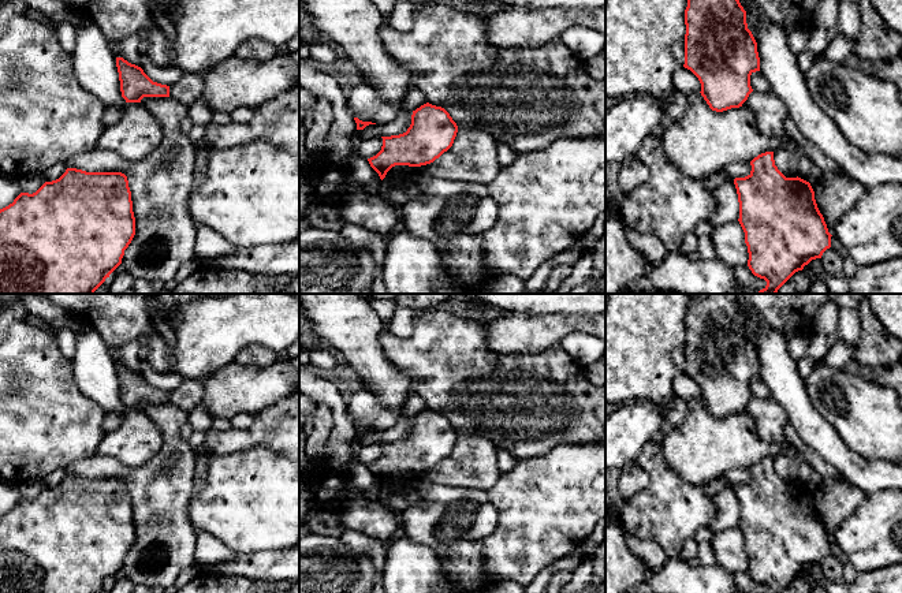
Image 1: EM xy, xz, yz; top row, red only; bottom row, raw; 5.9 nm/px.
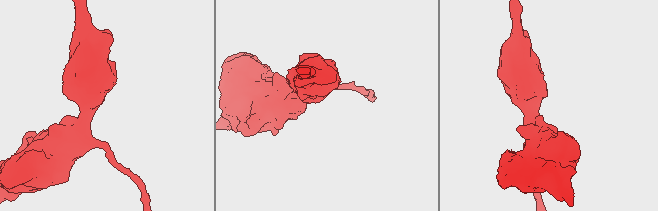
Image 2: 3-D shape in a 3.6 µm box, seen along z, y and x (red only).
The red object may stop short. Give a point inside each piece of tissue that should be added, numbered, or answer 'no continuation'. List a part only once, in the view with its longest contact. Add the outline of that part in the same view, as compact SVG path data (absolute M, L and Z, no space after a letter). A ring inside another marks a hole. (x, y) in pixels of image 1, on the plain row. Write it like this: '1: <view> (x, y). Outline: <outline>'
no continuation

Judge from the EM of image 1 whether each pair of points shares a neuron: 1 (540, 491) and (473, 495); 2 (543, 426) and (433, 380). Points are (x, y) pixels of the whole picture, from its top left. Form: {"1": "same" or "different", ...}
{"1": "different", "2": "same"}

